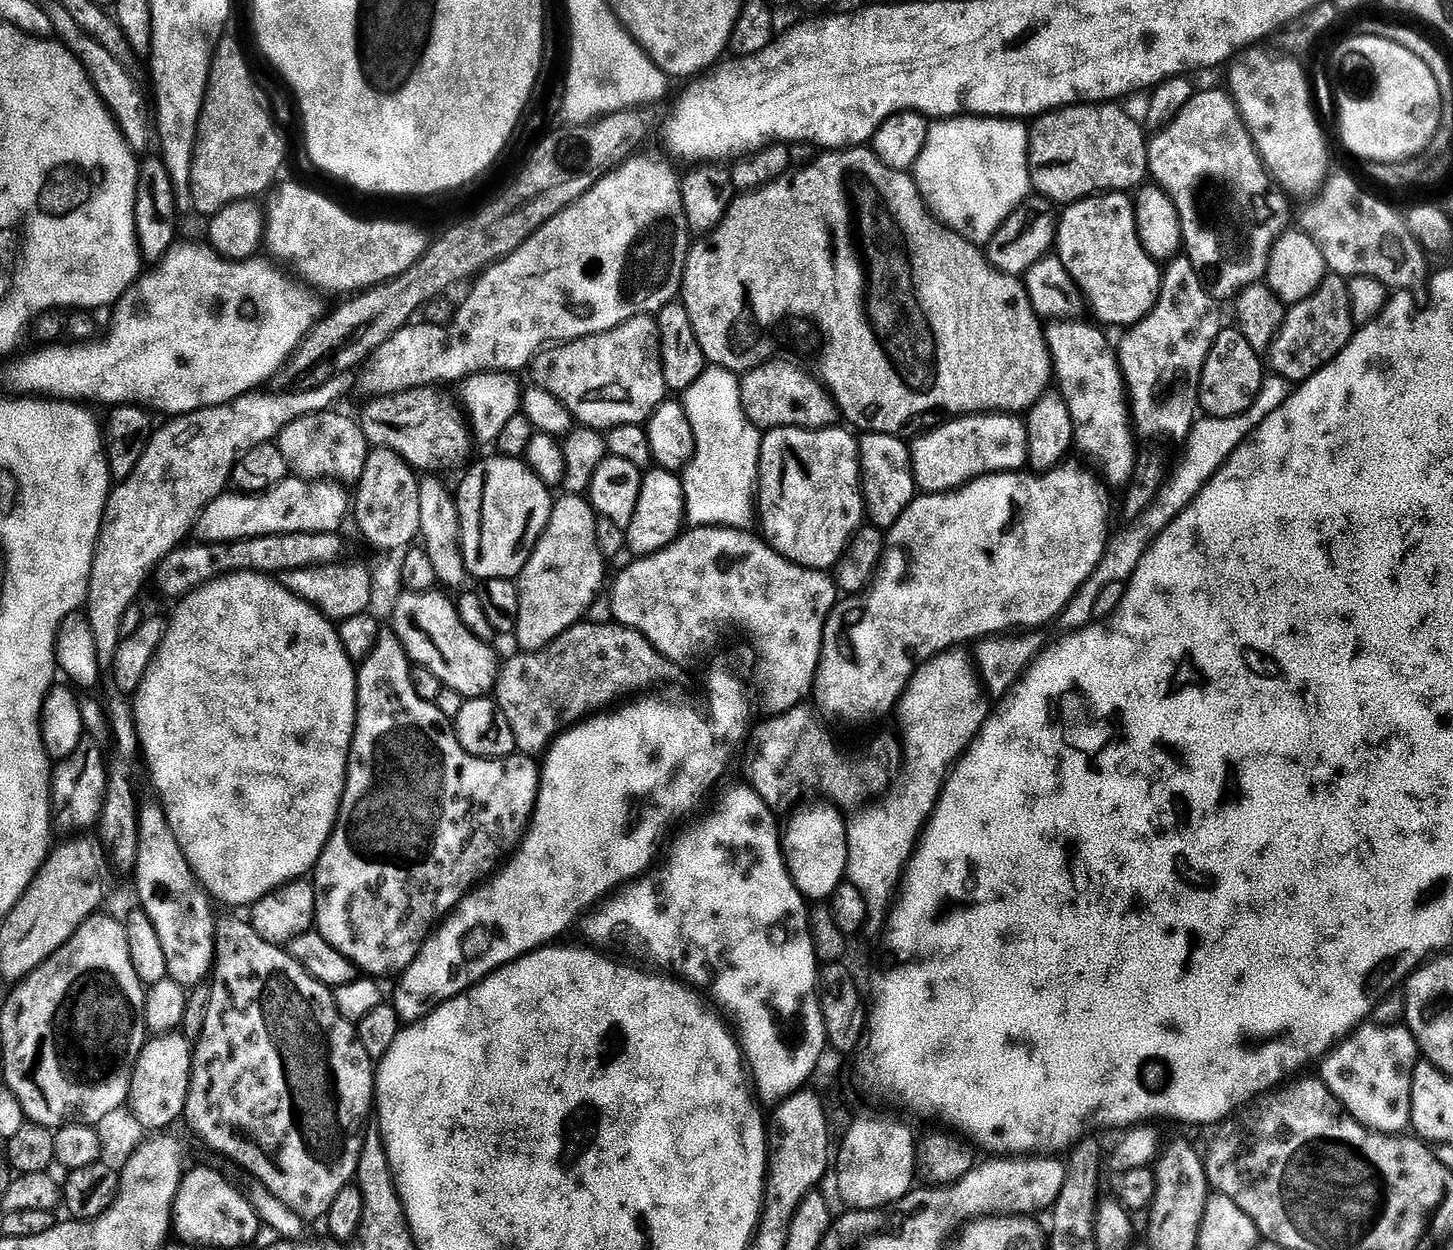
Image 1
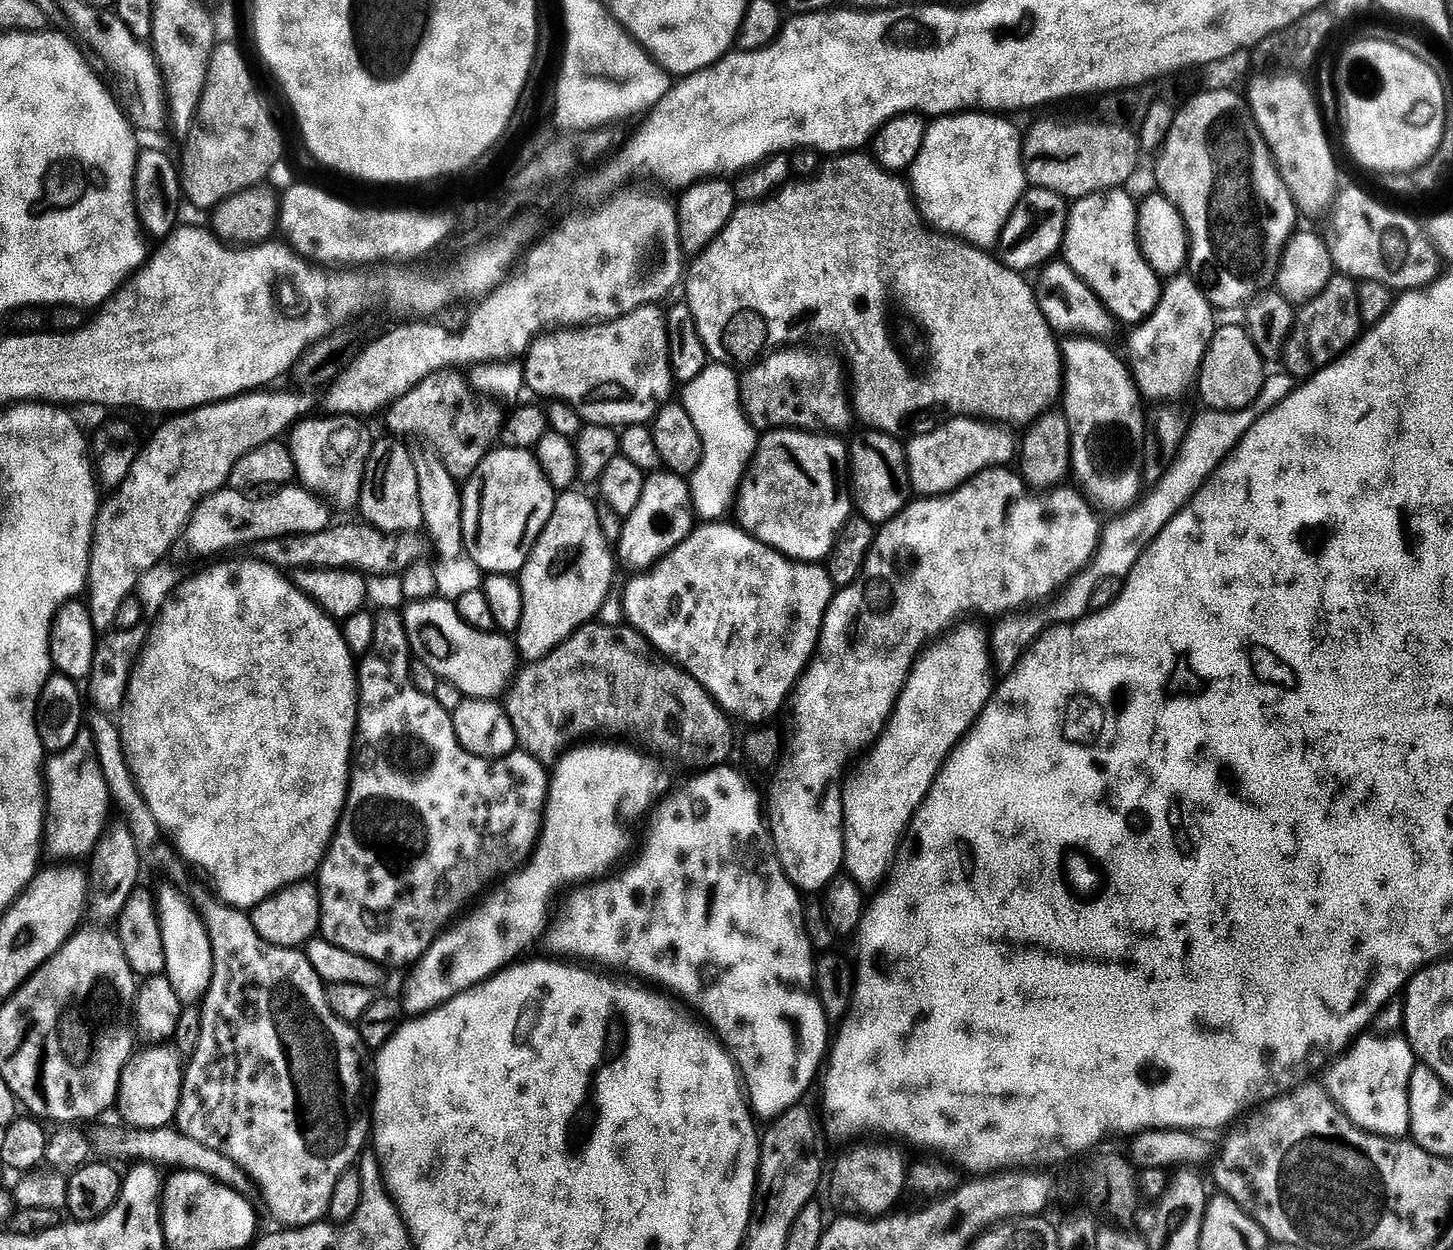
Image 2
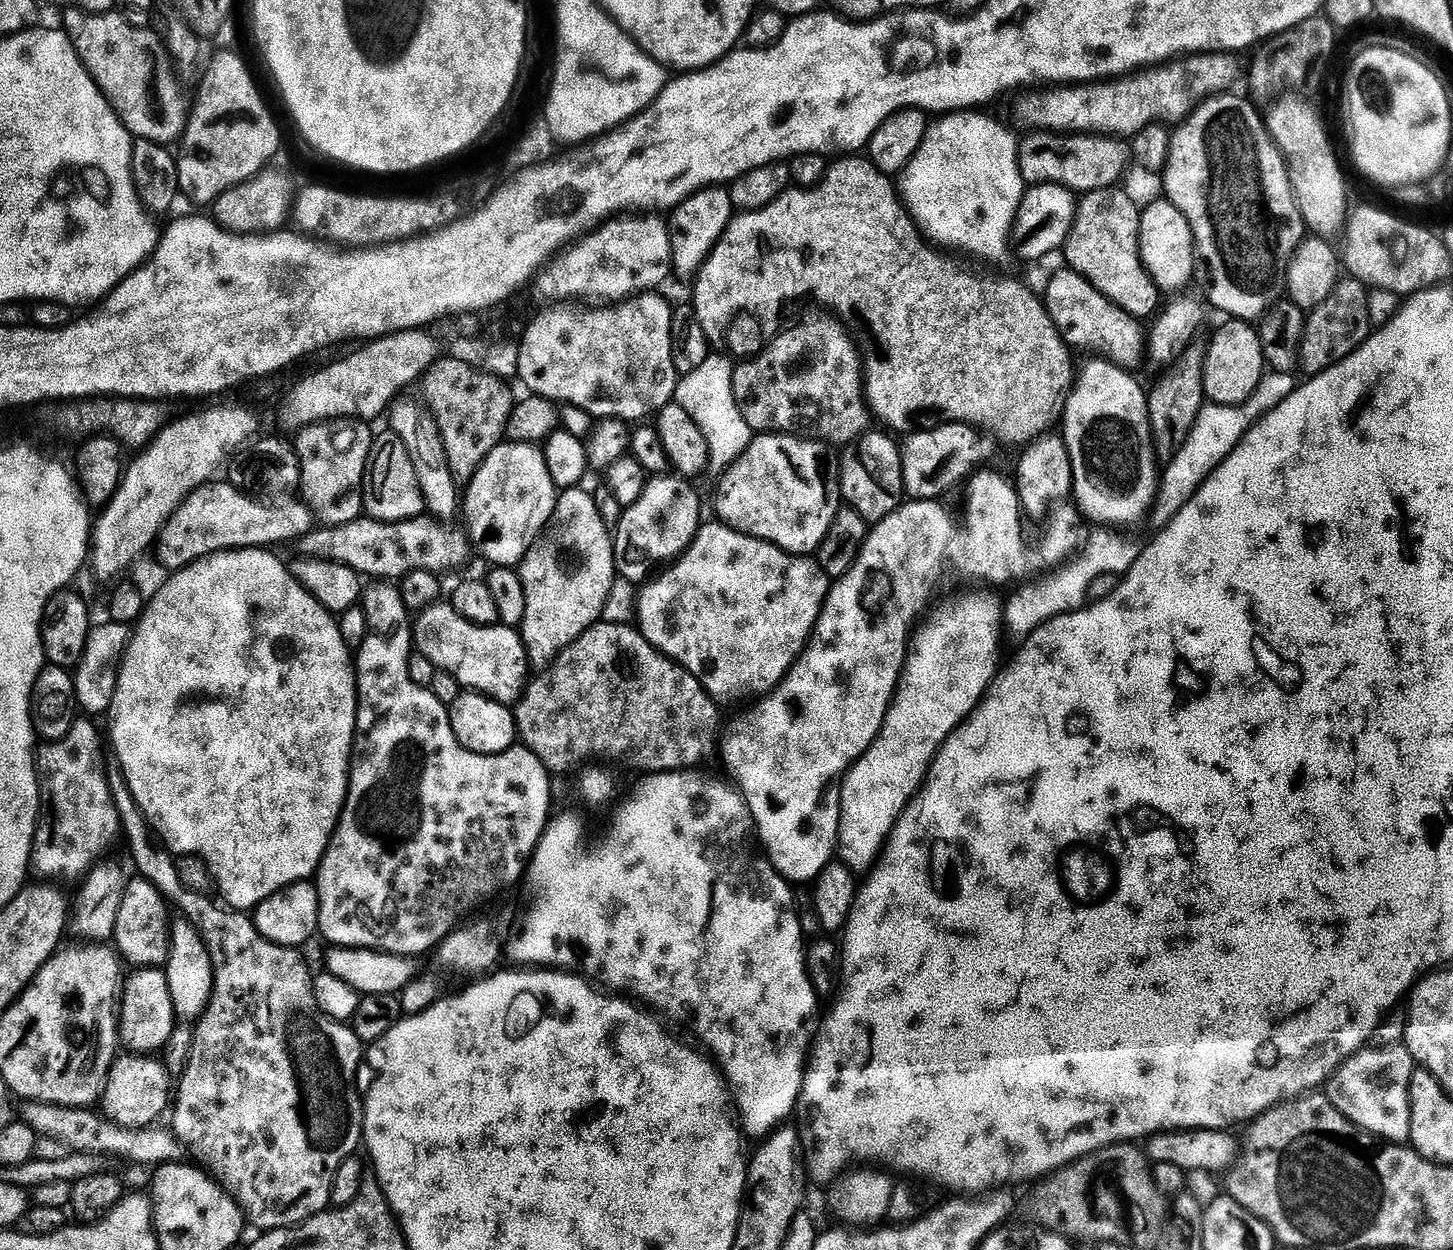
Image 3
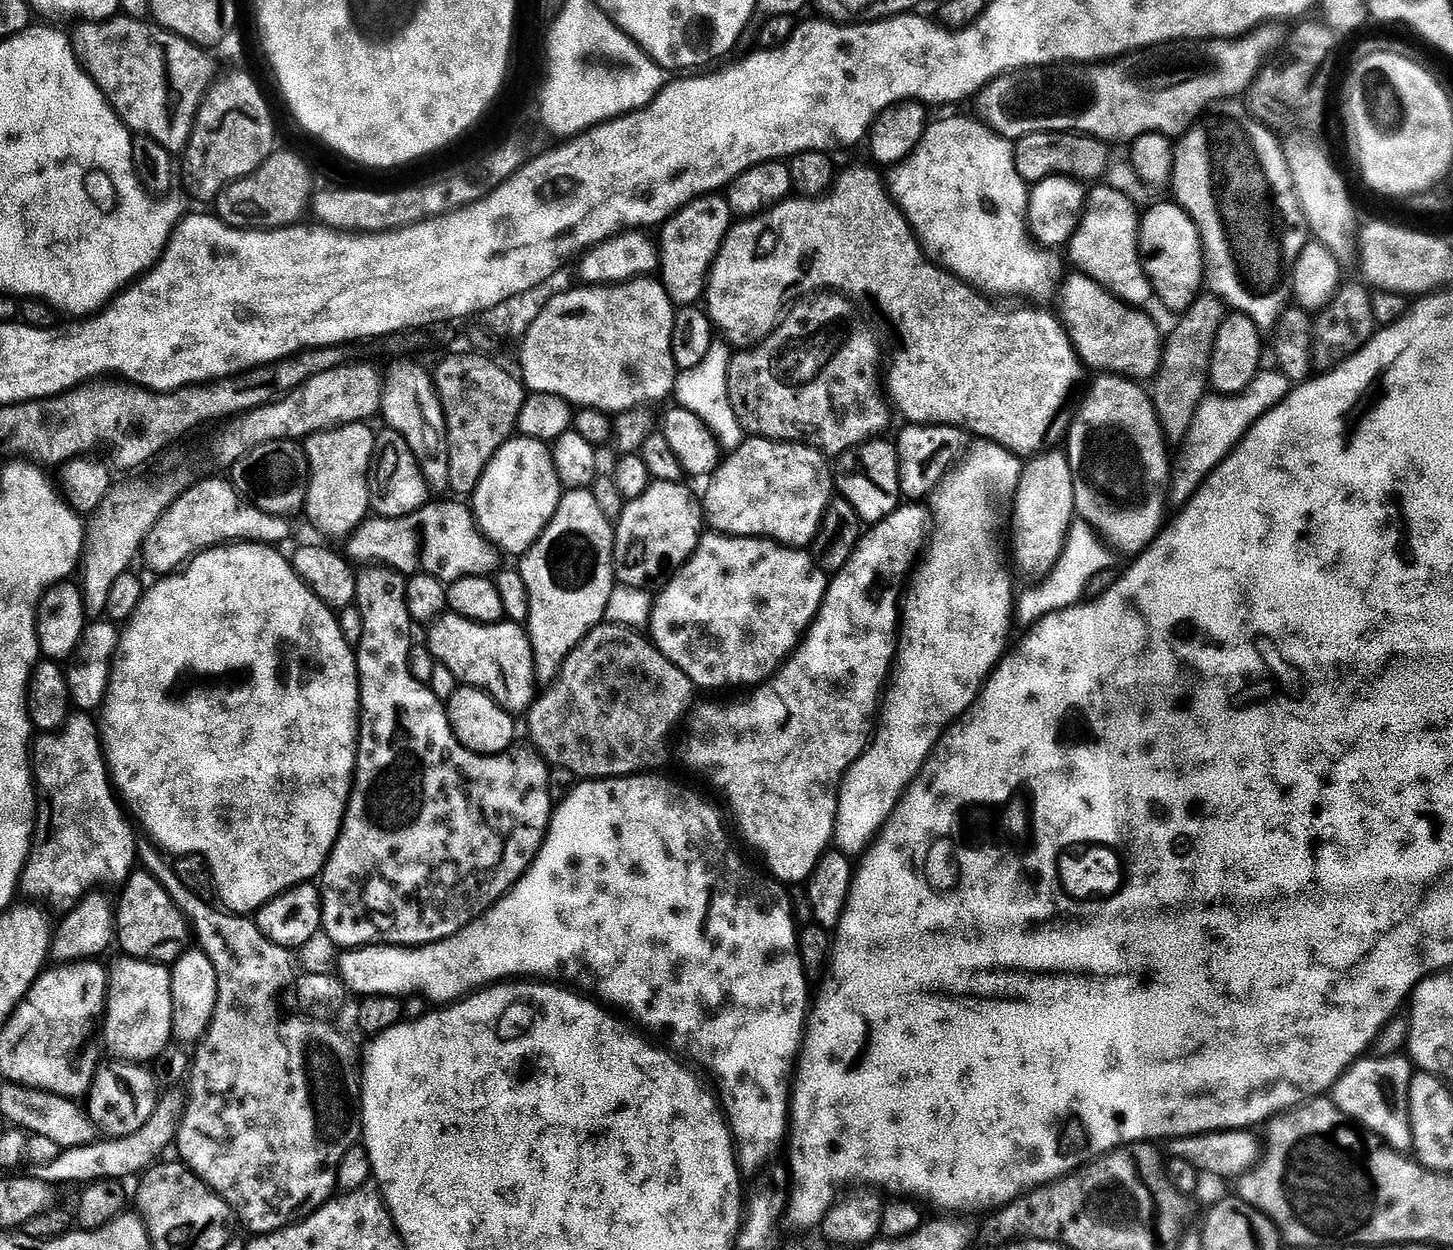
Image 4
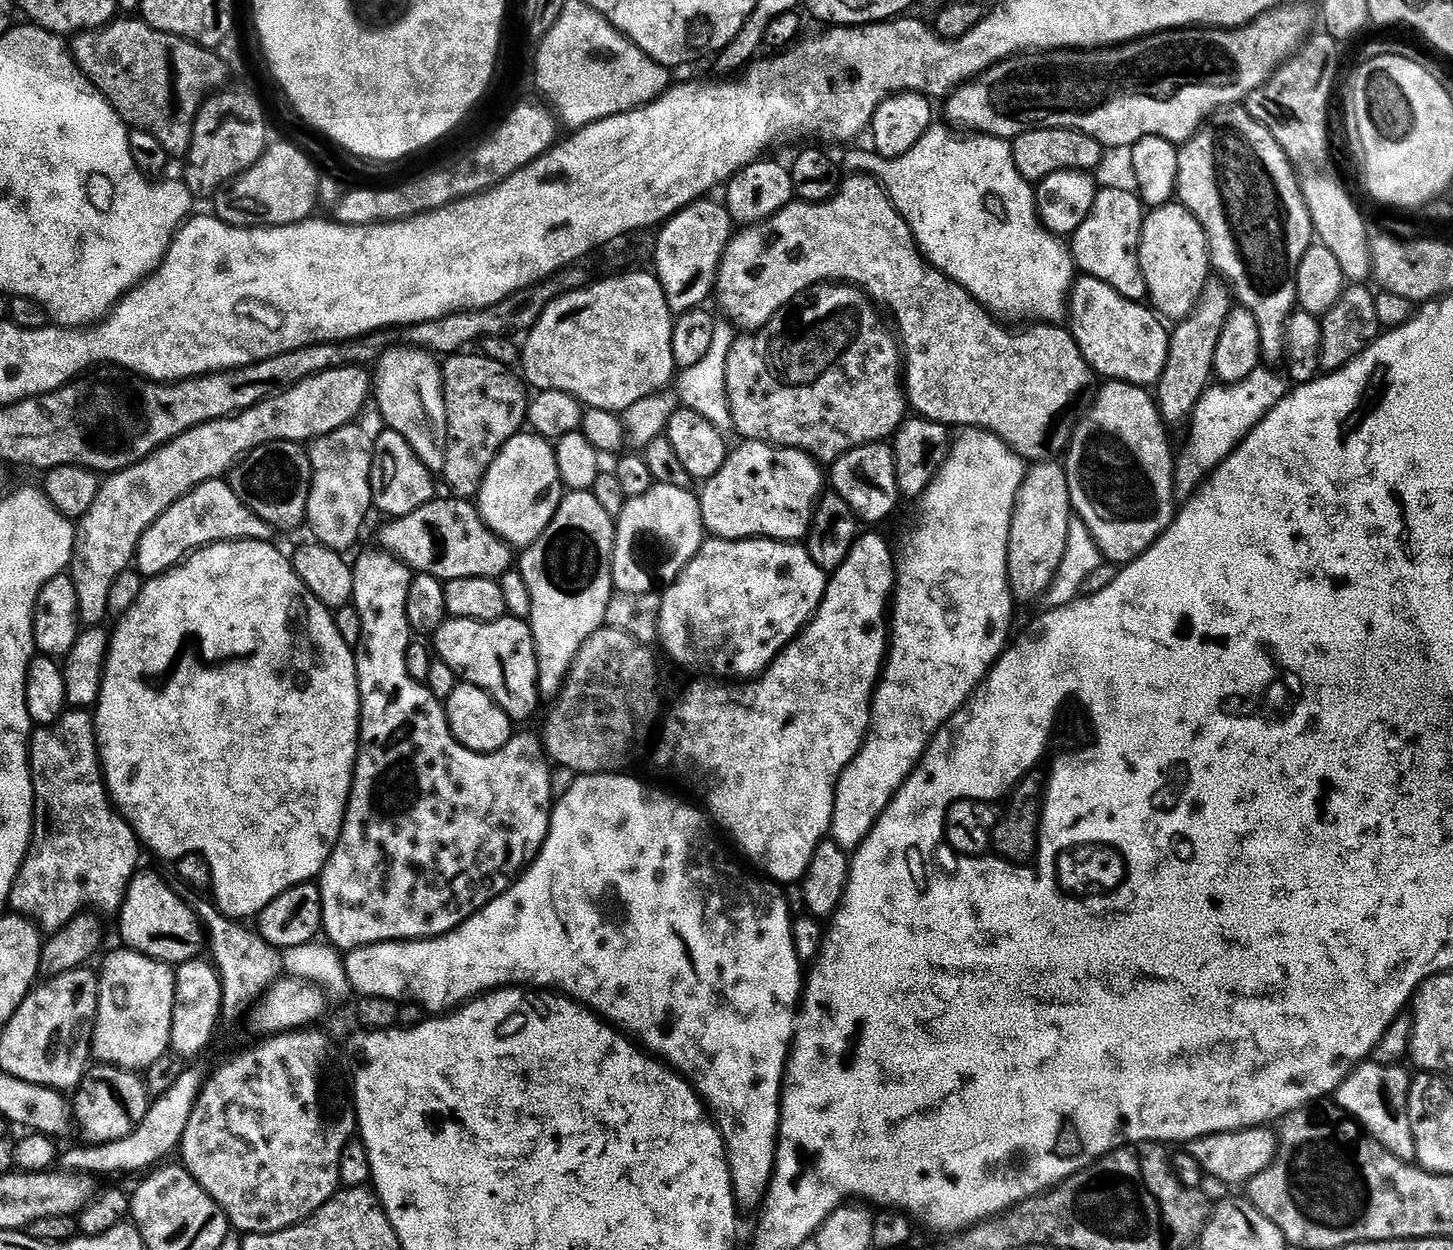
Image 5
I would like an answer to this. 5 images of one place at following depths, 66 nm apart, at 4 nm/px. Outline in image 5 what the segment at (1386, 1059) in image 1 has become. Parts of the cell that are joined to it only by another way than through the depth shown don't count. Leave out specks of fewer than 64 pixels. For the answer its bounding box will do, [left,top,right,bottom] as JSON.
[1334,1062,1416,1162]

